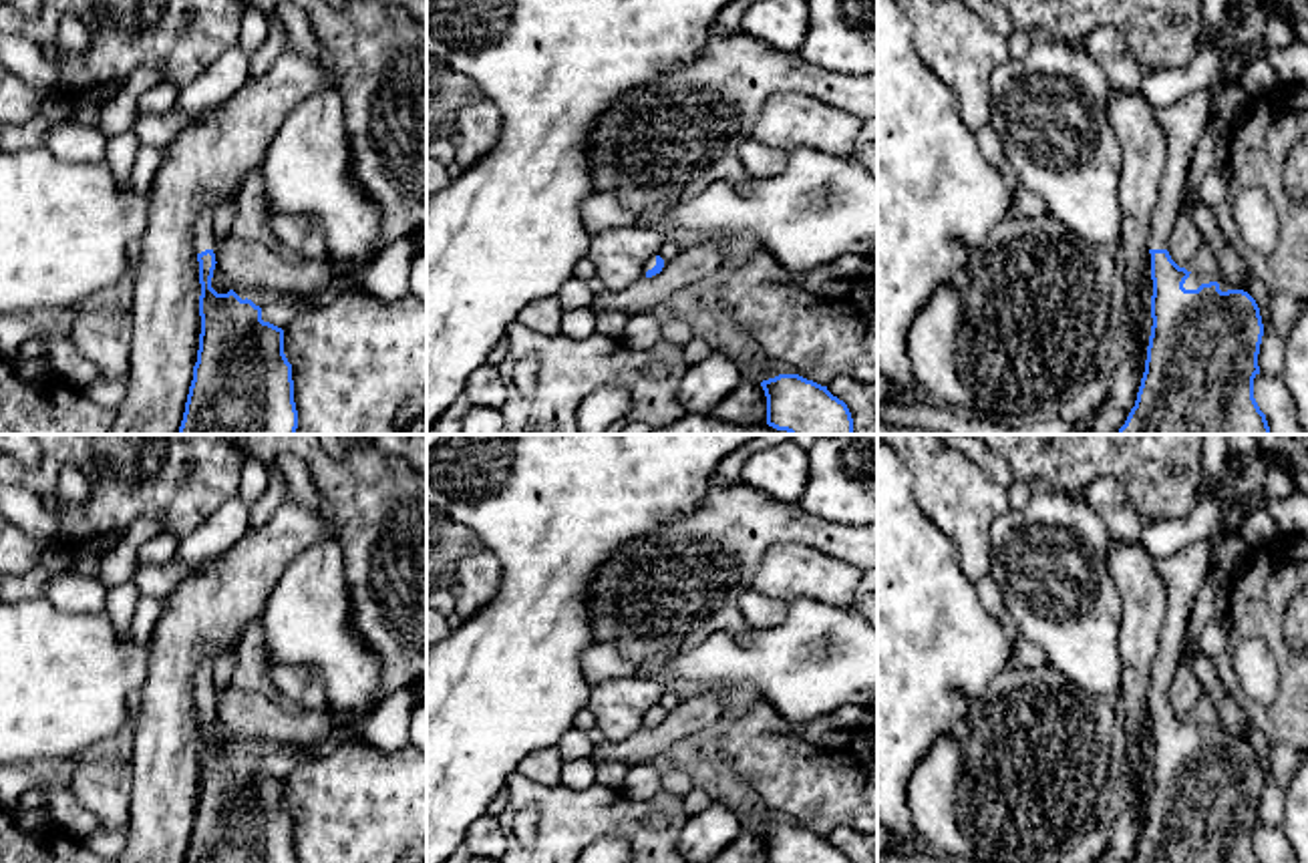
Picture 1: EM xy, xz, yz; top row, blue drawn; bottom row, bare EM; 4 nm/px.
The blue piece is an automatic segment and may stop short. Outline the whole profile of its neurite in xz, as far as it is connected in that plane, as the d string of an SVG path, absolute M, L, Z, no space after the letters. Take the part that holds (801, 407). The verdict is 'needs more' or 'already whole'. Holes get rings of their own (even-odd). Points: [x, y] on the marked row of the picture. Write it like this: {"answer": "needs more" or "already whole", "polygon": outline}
{"answer": "already whole", "polygon": "M799 374L761 382L767 396L767 424L789 435L853 435L853 418L827 386Z"}

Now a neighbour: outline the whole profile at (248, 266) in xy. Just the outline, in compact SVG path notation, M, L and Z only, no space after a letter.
M227 235L213 245L215 262L233 290L268 288L274 294L322 294L334 288L338 296L362 294L350 274L338 274L328 257L290 262L276 249Z

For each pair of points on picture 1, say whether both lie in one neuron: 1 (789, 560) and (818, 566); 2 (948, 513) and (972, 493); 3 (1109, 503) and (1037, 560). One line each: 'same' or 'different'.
1: same
2: same
3: different

